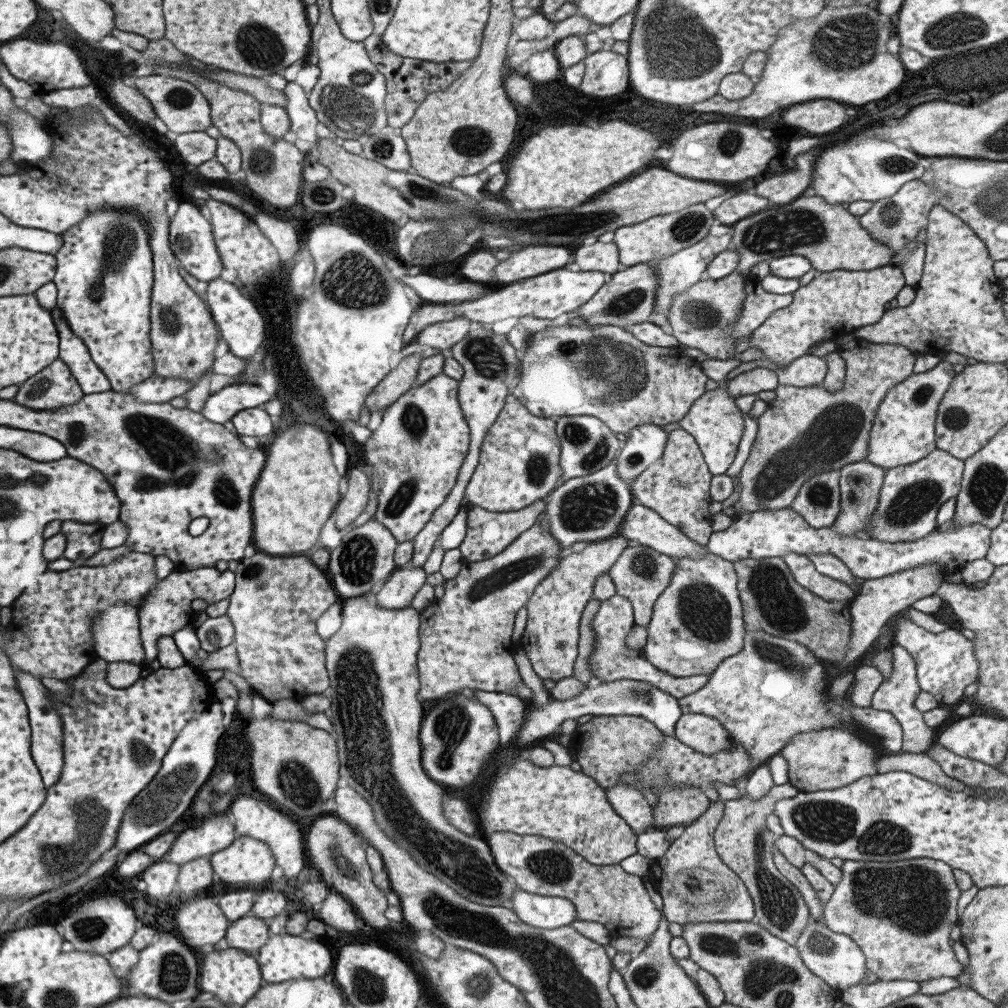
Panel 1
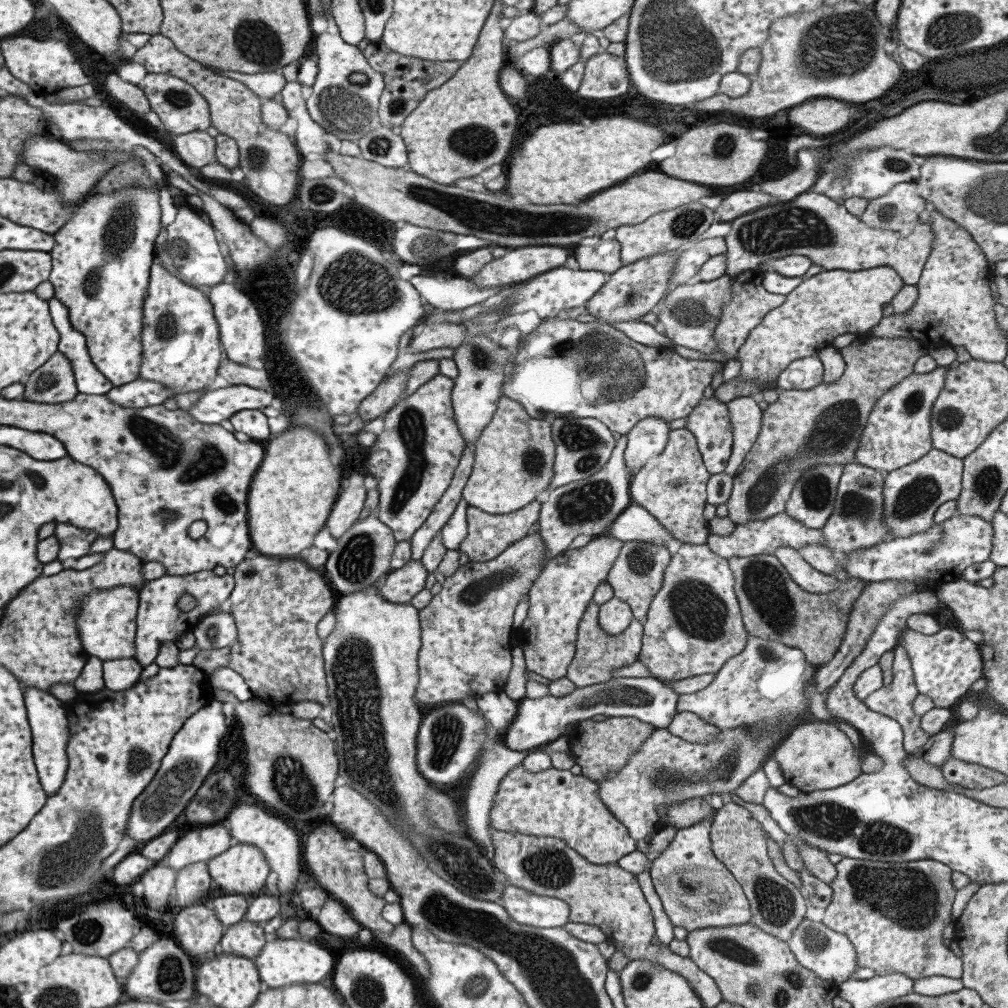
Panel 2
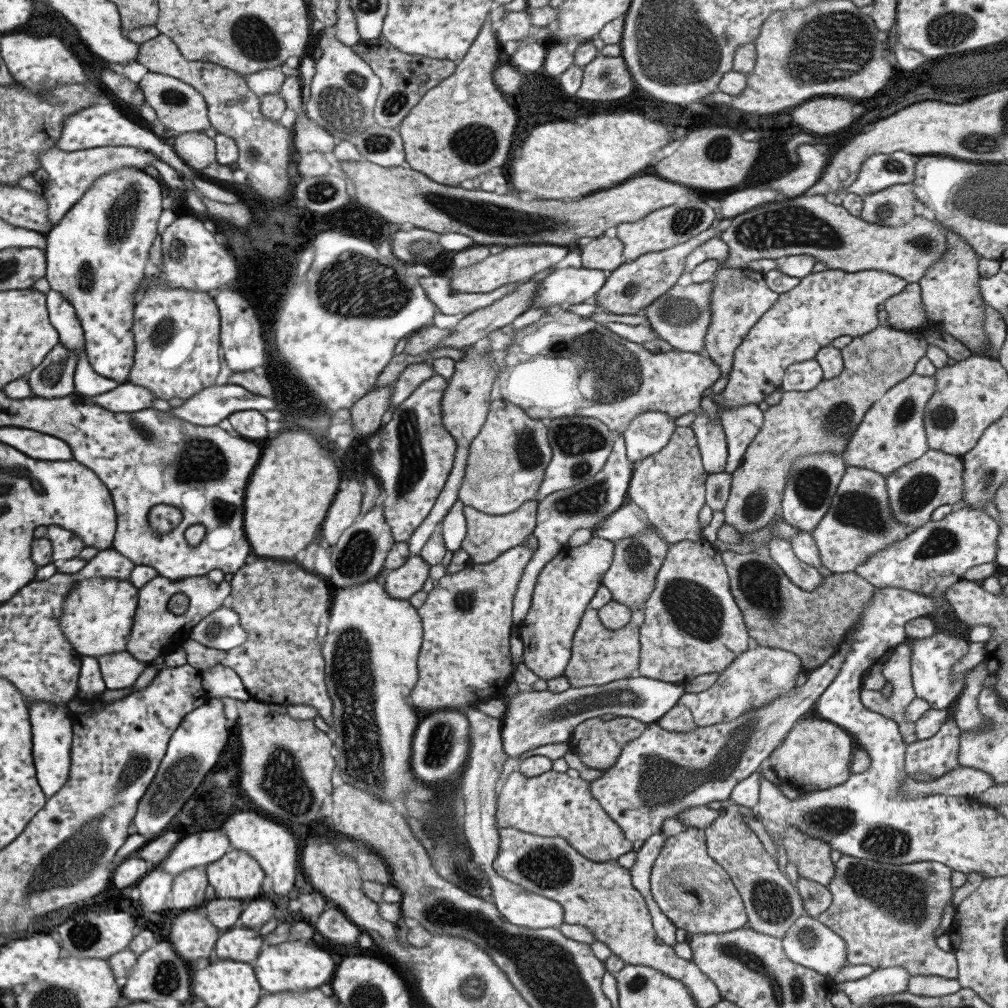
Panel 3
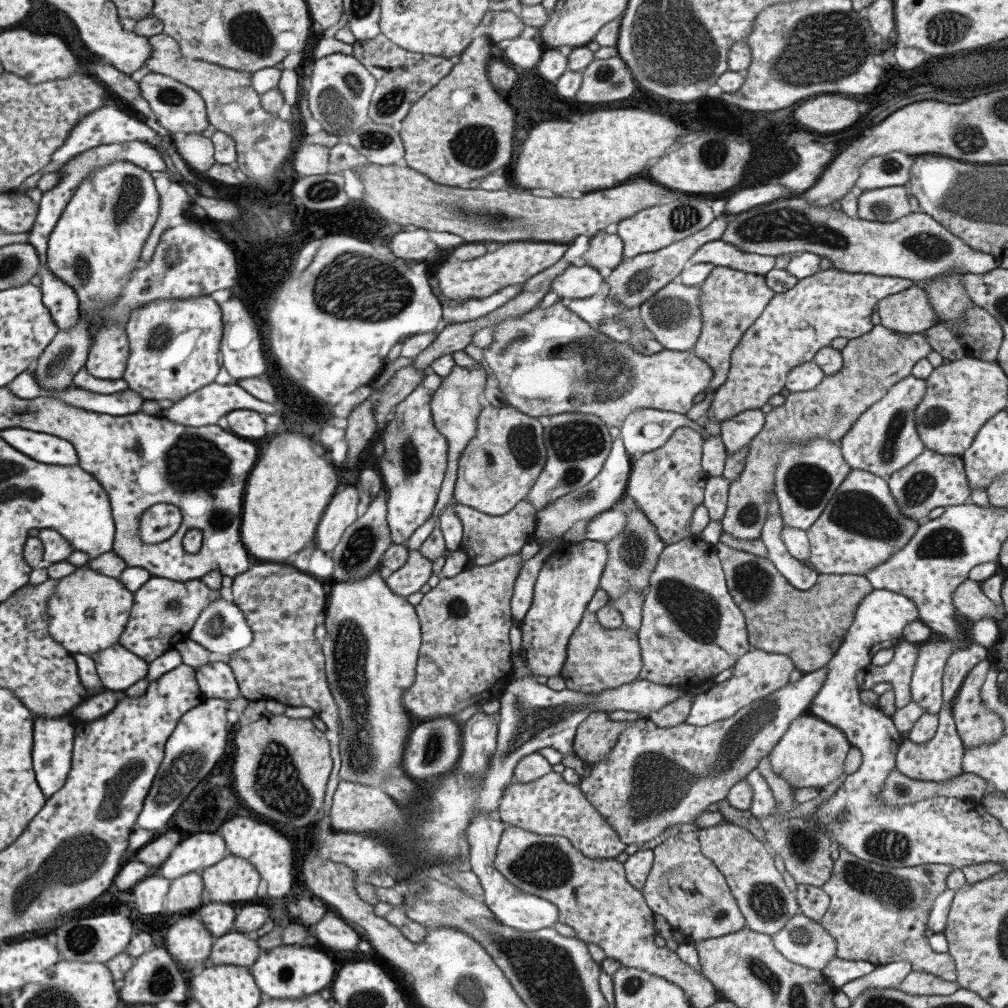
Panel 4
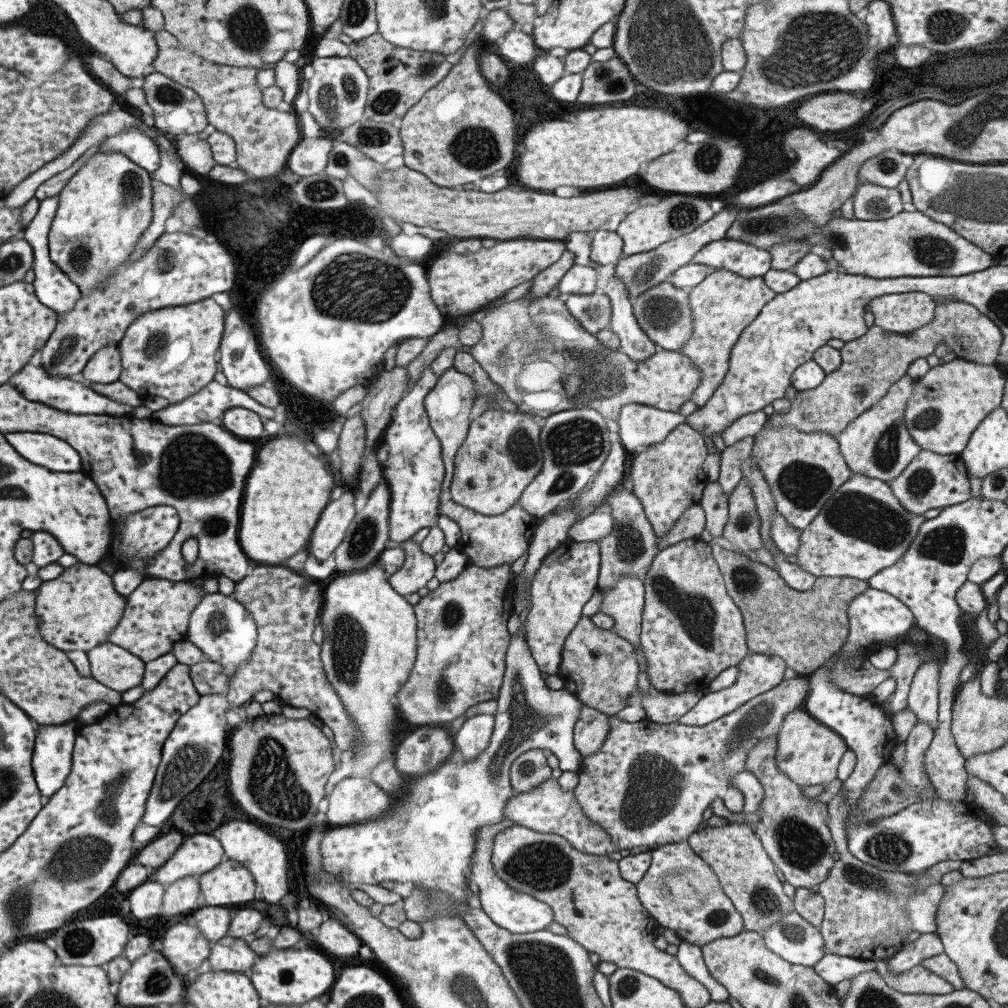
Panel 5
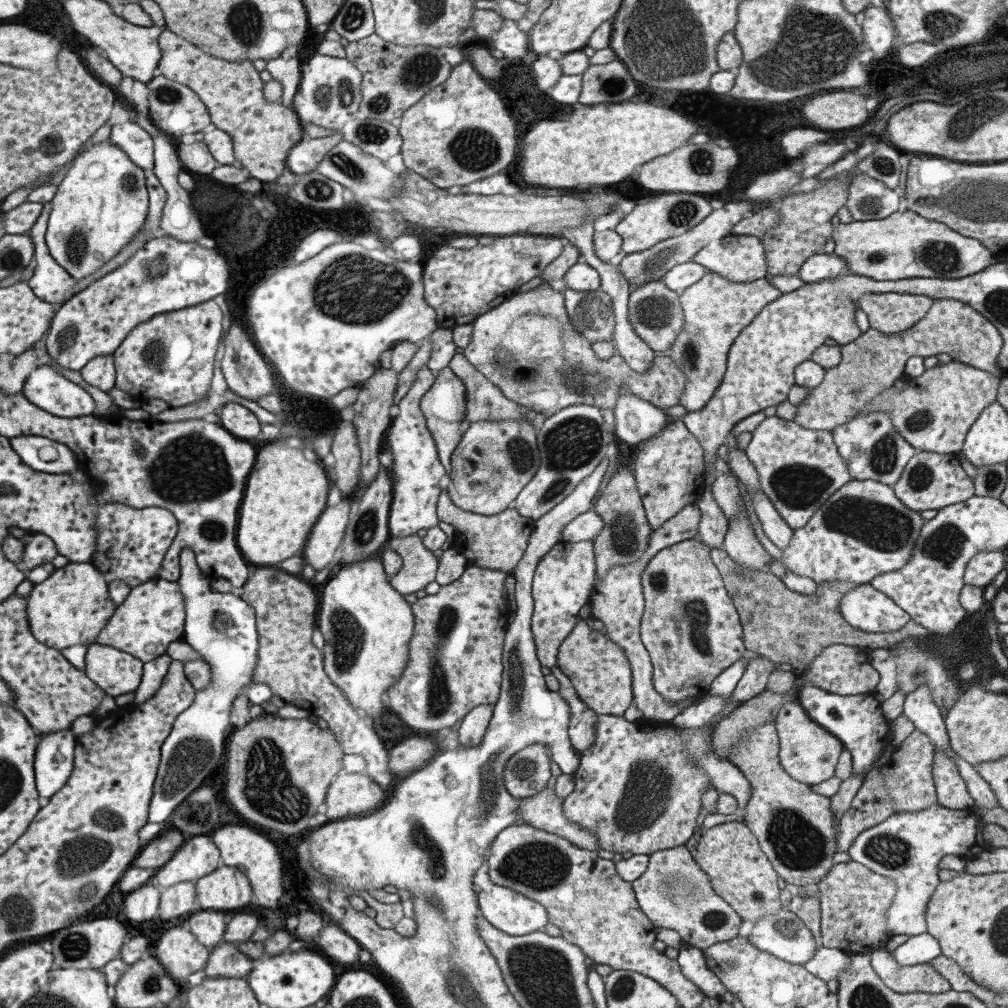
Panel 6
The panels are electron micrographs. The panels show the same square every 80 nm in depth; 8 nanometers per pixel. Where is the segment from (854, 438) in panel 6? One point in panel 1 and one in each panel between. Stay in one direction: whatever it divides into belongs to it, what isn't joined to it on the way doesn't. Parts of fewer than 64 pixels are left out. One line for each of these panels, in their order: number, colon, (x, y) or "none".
1: (902, 431)
2: (897, 432)
3: (891, 433)
4: (883, 439)
5: (876, 444)

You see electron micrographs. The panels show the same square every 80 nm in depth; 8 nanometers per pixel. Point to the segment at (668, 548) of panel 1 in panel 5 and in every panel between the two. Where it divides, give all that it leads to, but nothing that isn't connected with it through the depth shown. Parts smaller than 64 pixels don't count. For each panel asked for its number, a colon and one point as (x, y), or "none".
2: (634, 523)
3: (627, 520)
4: (604, 527)
5: (593, 527)

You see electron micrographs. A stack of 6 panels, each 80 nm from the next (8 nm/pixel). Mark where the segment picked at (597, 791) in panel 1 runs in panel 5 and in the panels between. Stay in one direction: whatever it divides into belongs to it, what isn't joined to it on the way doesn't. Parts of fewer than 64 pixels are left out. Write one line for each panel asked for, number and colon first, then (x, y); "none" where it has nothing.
2: (553, 803)
3: (550, 805)
4: (548, 806)
5: (547, 809)

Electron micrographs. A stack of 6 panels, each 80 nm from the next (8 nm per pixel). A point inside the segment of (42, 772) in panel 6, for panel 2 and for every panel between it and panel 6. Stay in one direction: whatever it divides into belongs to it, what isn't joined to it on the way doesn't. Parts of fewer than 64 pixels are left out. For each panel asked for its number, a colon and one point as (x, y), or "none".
2: (51, 731)
3: (53, 734)
4: (55, 738)
5: (52, 762)

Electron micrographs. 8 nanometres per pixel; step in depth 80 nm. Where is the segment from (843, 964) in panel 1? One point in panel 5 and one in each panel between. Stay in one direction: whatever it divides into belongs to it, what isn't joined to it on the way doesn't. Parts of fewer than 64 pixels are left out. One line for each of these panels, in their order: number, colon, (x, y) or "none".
2: (828, 954)
3: (807, 942)
4: (804, 942)
5: (795, 940)

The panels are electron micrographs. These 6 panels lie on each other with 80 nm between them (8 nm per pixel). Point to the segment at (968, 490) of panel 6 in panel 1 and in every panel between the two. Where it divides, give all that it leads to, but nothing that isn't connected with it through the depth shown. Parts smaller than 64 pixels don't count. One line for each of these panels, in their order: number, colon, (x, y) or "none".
1: (910, 495)
2: (911, 494)
3: (914, 490)
4: (931, 480)
5: (930, 480)

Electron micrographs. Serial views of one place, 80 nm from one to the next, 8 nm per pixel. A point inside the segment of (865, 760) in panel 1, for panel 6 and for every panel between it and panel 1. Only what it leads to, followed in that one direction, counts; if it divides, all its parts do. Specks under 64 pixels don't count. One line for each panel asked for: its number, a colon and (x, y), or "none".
2: (815, 756)
3: (814, 755)
4: (810, 754)
5: (808, 753)
6: (808, 754)

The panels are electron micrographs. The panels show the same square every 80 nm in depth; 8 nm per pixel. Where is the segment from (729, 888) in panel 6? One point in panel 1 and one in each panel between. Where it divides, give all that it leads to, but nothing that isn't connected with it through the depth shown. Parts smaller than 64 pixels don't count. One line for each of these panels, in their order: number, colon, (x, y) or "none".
1: (743, 843)
2: (777, 907)
3: (772, 903)
4: (746, 865)
5: (748, 877)

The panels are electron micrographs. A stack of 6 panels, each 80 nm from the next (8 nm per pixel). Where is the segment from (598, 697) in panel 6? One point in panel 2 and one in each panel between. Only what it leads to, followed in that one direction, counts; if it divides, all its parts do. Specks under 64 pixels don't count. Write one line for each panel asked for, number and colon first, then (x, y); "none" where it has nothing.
2: (596, 655)
3: (598, 656)
4: (597, 658)
5: (597, 666)

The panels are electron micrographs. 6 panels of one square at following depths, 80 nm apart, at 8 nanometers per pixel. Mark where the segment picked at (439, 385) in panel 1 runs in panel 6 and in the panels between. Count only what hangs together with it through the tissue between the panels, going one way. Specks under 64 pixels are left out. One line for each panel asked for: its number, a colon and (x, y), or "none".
2: (413, 458)
3: (416, 452)
4: (414, 460)
5: (413, 470)
6: (415, 469)

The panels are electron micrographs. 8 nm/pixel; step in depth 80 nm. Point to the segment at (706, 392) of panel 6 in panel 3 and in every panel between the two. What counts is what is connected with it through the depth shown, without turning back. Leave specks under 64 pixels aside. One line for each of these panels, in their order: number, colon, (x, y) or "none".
3: (738, 297)
4: (729, 300)
5: (721, 306)

